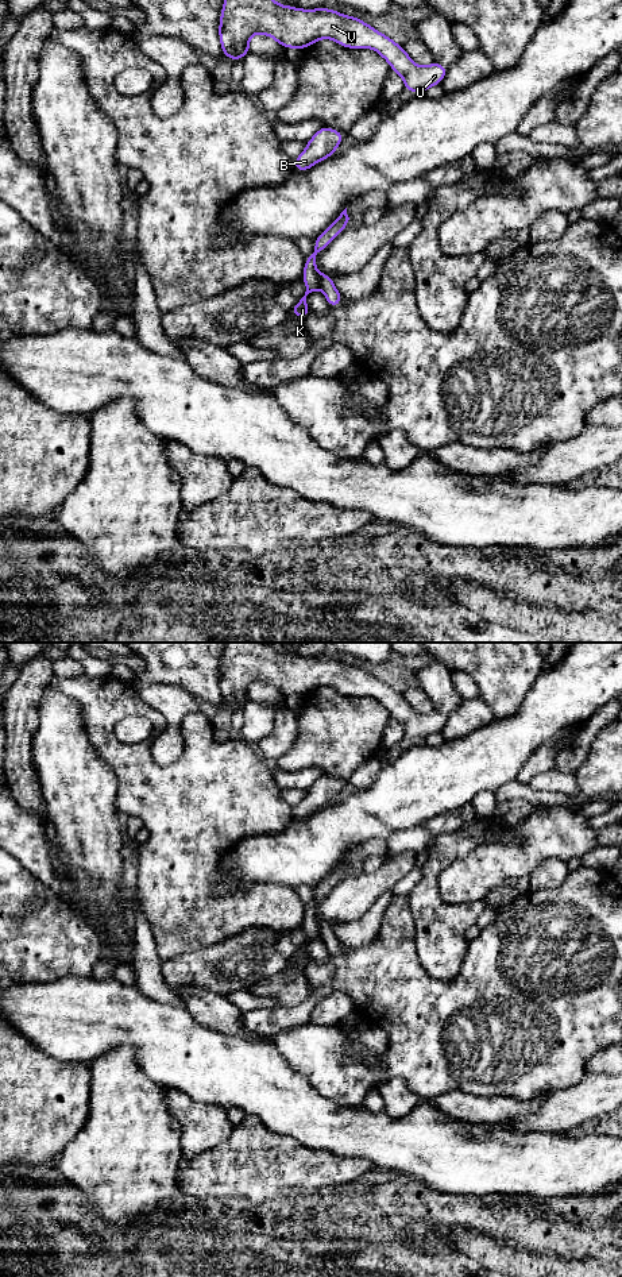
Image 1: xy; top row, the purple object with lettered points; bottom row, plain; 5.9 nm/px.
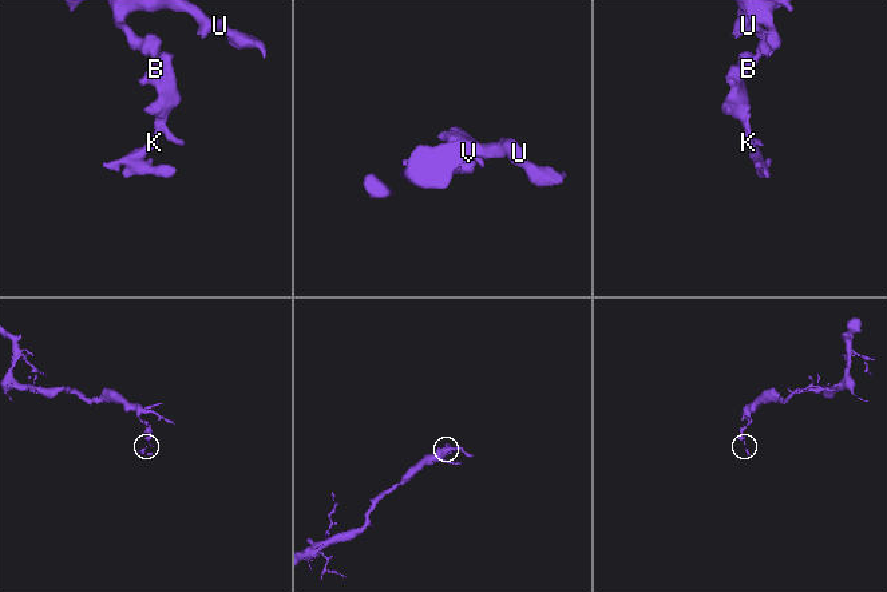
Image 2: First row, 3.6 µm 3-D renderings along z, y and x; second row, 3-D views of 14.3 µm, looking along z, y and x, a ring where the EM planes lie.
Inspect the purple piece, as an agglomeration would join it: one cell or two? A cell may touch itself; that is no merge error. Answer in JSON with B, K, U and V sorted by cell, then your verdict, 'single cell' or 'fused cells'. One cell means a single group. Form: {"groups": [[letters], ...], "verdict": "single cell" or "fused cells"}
{"groups": [["B", "U", "V"], ["K"]], "verdict": "fused cells"}

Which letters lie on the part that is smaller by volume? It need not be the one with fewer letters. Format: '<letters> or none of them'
K

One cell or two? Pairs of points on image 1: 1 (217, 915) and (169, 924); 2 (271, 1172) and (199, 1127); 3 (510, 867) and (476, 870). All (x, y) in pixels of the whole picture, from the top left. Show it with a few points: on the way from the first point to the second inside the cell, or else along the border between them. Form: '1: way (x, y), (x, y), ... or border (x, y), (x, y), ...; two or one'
1: way (205, 917), (184, 917), (181, 919); one
2: border (235, 1125), (234, 1130), (223, 1141), (193, 1156); two
3: way (502, 867), (485, 868); one

